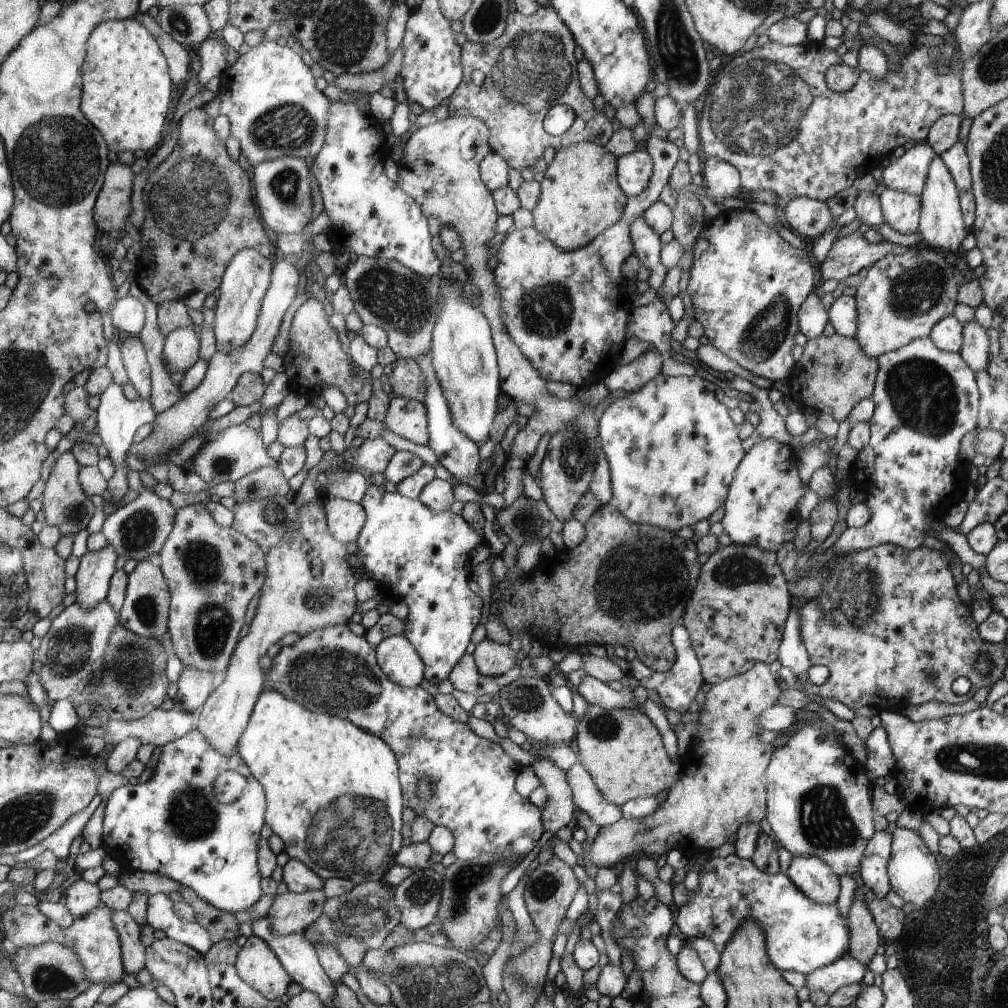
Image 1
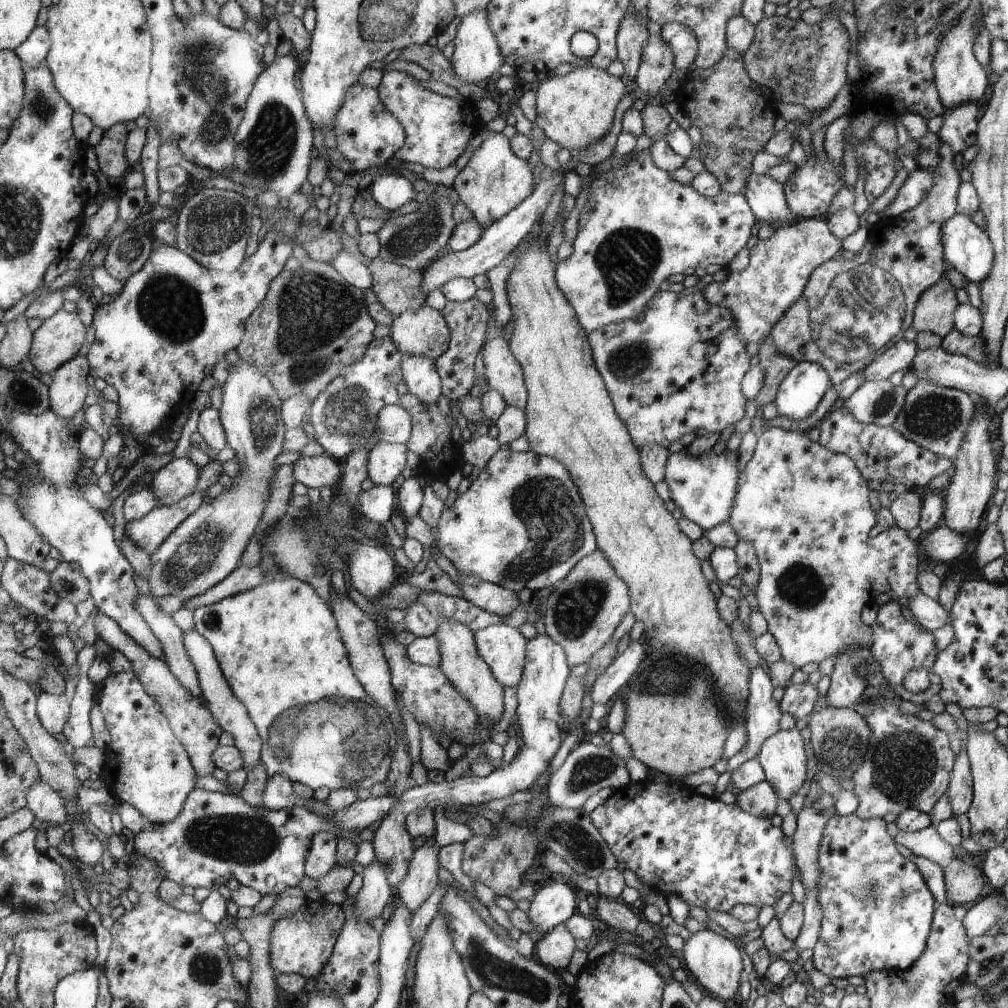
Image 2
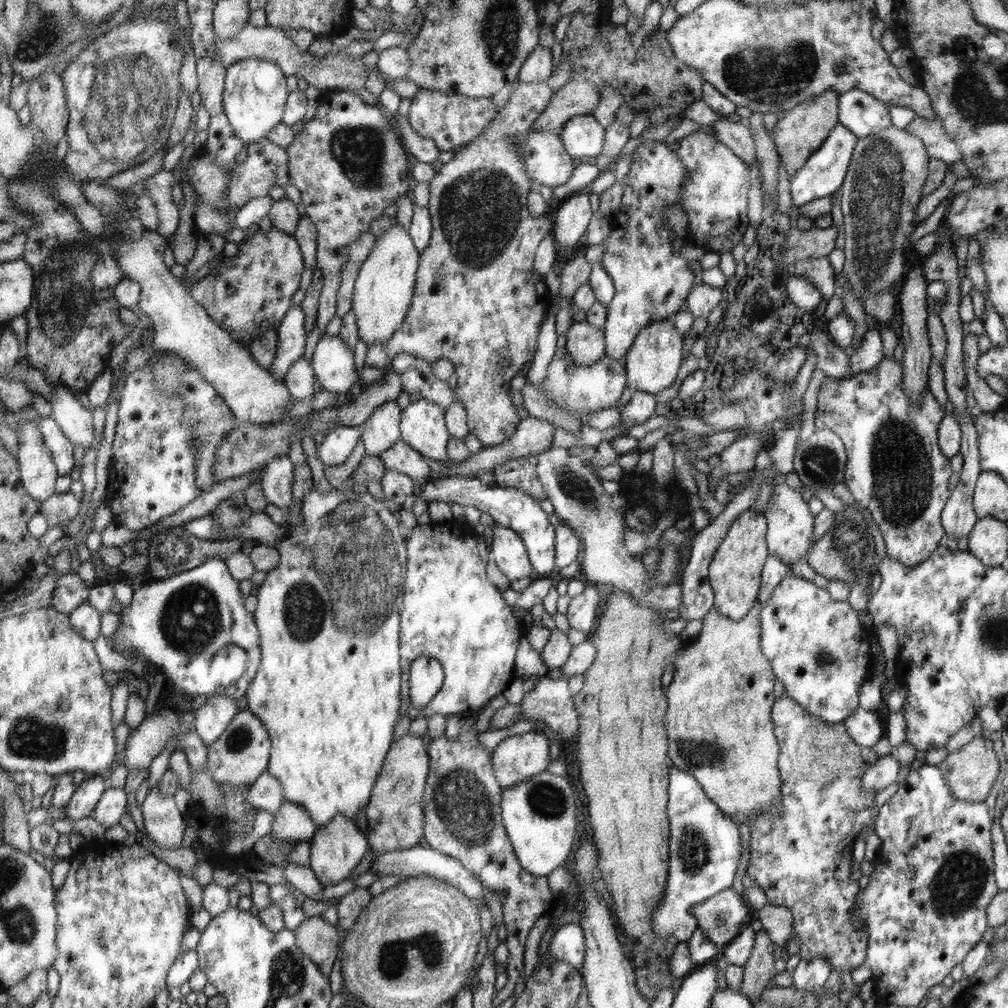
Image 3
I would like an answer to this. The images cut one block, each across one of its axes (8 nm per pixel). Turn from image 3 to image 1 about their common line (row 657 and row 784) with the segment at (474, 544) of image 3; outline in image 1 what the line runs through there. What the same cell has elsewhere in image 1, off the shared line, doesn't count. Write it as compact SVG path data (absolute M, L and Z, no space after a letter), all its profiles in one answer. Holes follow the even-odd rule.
M342 624L342 626L326 626L320 630L314 630L310 634L302 635L302 638L292 646L284 646L280 652L272 658L271 669L265 673L265 690L276 690L280 692L282 696L286 696L298 704L302 704L310 710L310 712L316 712L316 714L330 714L330 716L336 716L336 718L342 718L342 720L349 720L354 723L354 726L361 727L362 730L369 731L370 734L378 735L384 742L389 743L389 747L396 755L397 765L400 766L400 784L402 792L404 792L404 806L414 810L418 817L428 818L434 826L446 826L448 830L452 830L454 834L455 845L453 848L454 856L458 859L470 860L477 858L480 854L496 854L500 858L508 858L508 856L514 856L514 858L524 859L529 852L533 849L537 850L538 842L542 838L542 817L541 809L534 806L527 798L520 796L515 790L515 780L520 772L521 765L514 761L499 744L478 736L468 724L462 724L452 720L450 716L442 714L436 706L435 700L422 686L415 686L414 688L406 688L394 684L389 678L386 678L384 672L382 672L381 666L378 666L375 648L370 646L370 642L366 640L365 636L357 636L350 631L349 624ZM428 778L430 780L430 786L434 788L432 796L422 800L418 798L416 794L416 788L418 784Z

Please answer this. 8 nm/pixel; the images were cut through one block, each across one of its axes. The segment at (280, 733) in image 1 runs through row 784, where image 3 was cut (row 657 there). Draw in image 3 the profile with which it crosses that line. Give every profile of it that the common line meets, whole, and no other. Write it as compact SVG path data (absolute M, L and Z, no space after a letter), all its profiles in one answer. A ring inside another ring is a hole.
M312 487L312 491L300 501L300 511L294 511L292 507L282 511L270 504L263 511L270 517L274 524L283 529L286 528L288 537L282 539L276 549L280 553L280 562L276 568L269 570L264 579L264 583L258 586L258 596L254 618L257 618L257 629L261 633L261 668L258 669L257 676L254 677L249 686L245 699L248 709L263 723L269 731L269 739L272 740L272 753L269 757L267 771L281 782L284 801L299 804L311 816L312 822L317 826L326 826L338 814L345 814L350 818L356 818L358 810L365 808L372 796L373 786L380 776L380 764L384 756L388 756L394 728L400 716L401 707L401 656L400 644L398 644L398 626L400 626L400 616L398 616L398 606L394 600L404 593L406 582L406 571L408 548L405 546L404 531L394 515L390 515L388 505L381 501L376 501L368 492L365 494L355 494L354 490L346 491L342 489L330 489L323 495ZM300 512L304 523L300 526L293 526L290 520L292 513Z

